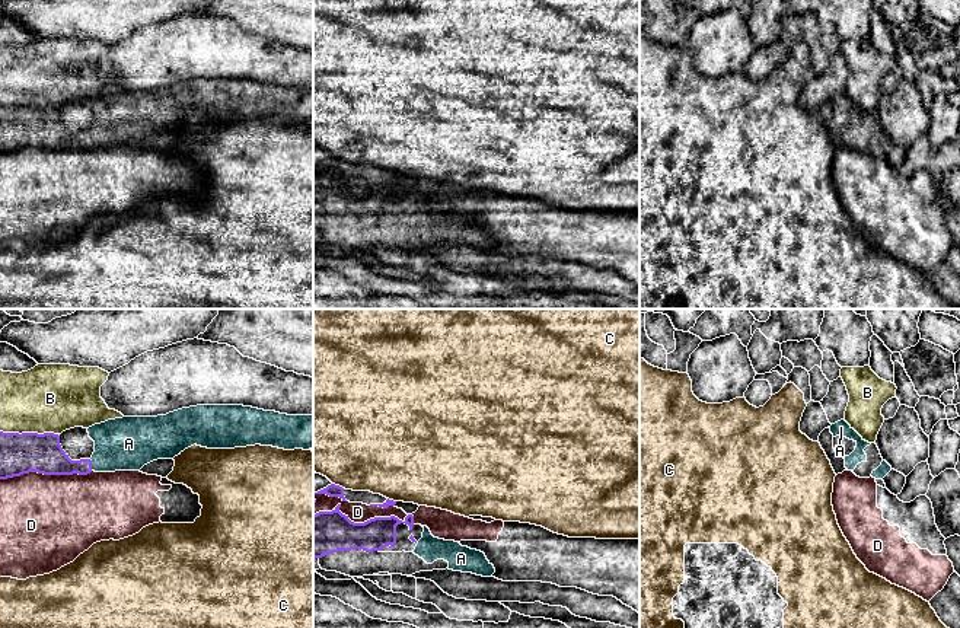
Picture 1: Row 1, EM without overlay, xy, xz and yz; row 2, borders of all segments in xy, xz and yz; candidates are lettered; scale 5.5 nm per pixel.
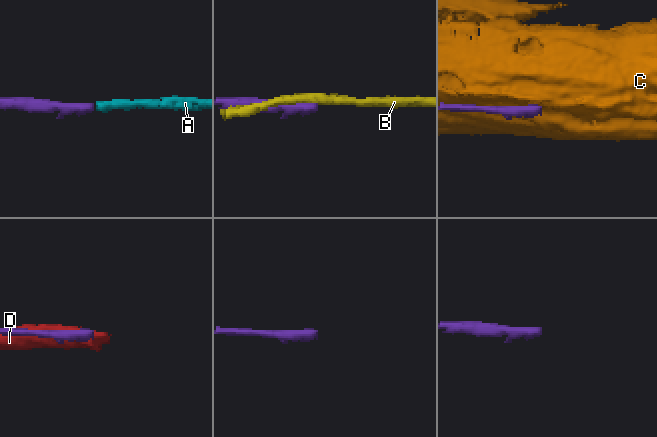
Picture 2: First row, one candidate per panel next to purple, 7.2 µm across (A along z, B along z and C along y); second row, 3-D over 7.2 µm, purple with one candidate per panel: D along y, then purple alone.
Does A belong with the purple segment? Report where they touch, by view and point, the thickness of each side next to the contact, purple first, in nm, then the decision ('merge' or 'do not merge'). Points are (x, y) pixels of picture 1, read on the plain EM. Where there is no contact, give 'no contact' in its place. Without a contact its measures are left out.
xy (91, 139) | 190/300 nm | merge

